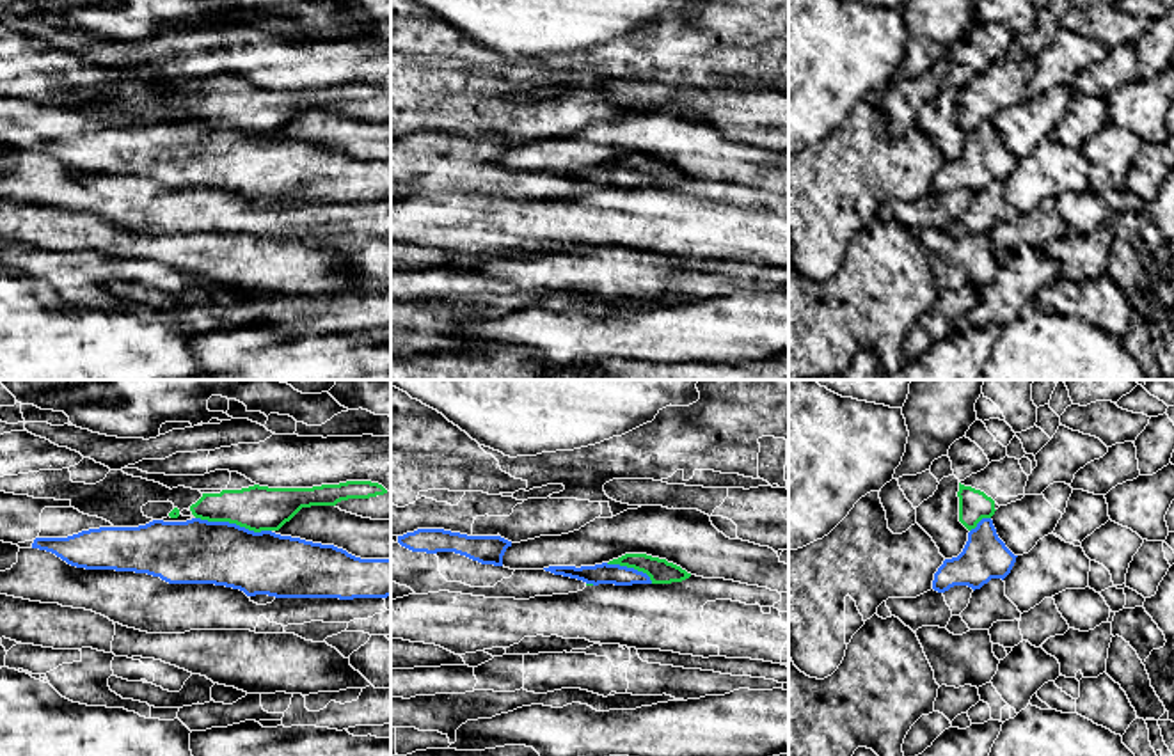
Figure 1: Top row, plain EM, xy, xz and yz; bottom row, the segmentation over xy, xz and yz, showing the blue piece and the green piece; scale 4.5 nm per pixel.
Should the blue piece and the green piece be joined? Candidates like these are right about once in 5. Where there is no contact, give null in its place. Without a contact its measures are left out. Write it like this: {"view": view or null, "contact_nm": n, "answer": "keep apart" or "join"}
{"view": "xy", "contact_nm": 360, "answer": "keep apart"}

